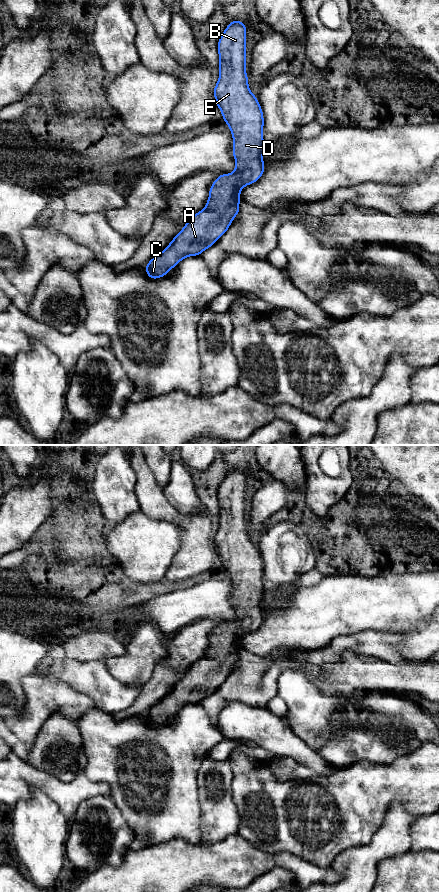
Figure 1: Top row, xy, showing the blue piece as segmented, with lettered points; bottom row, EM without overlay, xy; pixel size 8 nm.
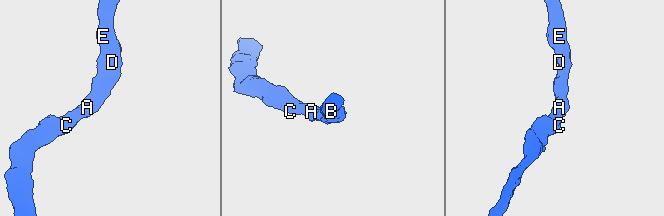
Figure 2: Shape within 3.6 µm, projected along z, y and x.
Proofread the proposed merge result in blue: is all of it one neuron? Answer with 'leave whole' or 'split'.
leave whole

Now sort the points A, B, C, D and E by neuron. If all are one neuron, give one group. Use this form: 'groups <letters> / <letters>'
groups A B C D E

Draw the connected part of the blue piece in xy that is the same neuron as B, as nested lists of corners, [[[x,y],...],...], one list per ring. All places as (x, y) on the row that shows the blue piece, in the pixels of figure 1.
[[[240,20],[231,21],[218,40],[219,79],[213,95],[220,109],[223,121],[229,126],[233,137],[232,154],[235,158],[233,173],[219,174],[209,188],[209,197],[203,210],[195,213],[168,246],[154,256],[144,267],[150,279],[166,276],[180,261],[189,256],[200,256],[213,246],[229,229],[239,214],[240,192],[243,187],[257,182],[264,174],[263,153],[267,146],[263,139],[264,115],[255,94],[249,89],[246,61],[246,24]]]

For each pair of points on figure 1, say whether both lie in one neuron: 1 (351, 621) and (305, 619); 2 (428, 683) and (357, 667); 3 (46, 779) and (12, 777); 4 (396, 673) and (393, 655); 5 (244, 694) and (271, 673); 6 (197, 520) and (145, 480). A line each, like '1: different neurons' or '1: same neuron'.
1: same neuron
2: same neuron
3: same neuron
4: different neurons
5: same neuron
6: same neuron

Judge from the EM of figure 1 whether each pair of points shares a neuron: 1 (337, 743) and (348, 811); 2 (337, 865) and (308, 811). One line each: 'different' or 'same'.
1: different
2: different

